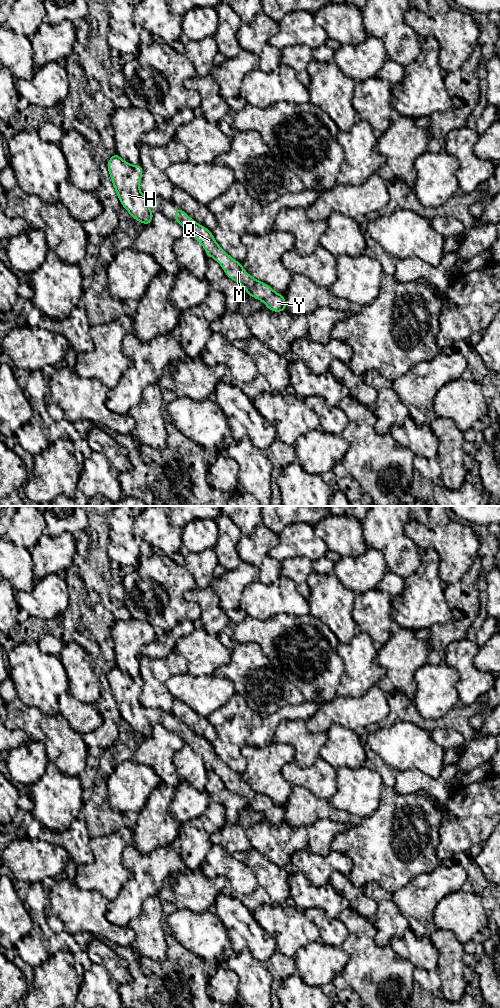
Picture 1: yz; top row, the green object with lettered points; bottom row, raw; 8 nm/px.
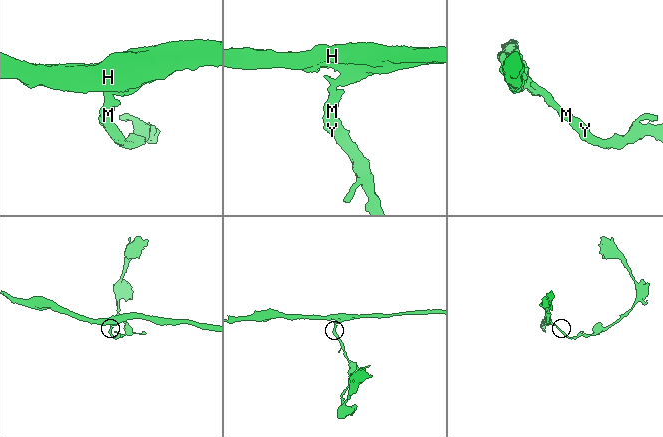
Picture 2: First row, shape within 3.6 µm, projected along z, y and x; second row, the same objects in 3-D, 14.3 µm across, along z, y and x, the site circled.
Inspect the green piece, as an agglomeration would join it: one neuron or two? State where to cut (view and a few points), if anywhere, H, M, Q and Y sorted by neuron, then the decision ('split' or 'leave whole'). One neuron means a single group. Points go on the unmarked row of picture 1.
no cut; H M Q Y; leave whole

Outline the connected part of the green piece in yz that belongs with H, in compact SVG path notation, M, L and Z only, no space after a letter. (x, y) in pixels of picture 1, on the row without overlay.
M113 664L107 679L121 717L136 733L141 733L145 738L149 737L154 725L149 721L148 709L139 701L143 686L141 676L132 678Z

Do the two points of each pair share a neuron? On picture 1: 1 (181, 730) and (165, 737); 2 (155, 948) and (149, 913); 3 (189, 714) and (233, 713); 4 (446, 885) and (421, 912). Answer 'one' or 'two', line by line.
1: two
2: one
3: two
4: one

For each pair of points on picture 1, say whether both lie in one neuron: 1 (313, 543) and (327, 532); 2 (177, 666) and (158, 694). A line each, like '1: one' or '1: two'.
1: two
2: one

